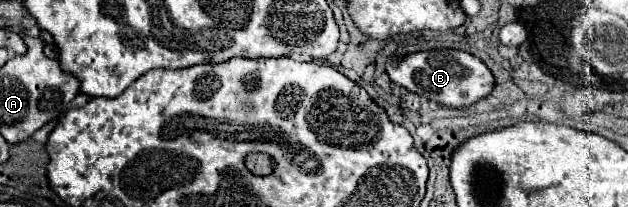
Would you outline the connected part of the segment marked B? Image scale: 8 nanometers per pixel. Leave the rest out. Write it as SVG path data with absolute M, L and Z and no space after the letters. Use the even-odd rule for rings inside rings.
M427 50L407 54L405 58L389 58L385 70L391 82L449 108L471 106L473 102L485 98L495 86L489 68L477 56L463 50Z

